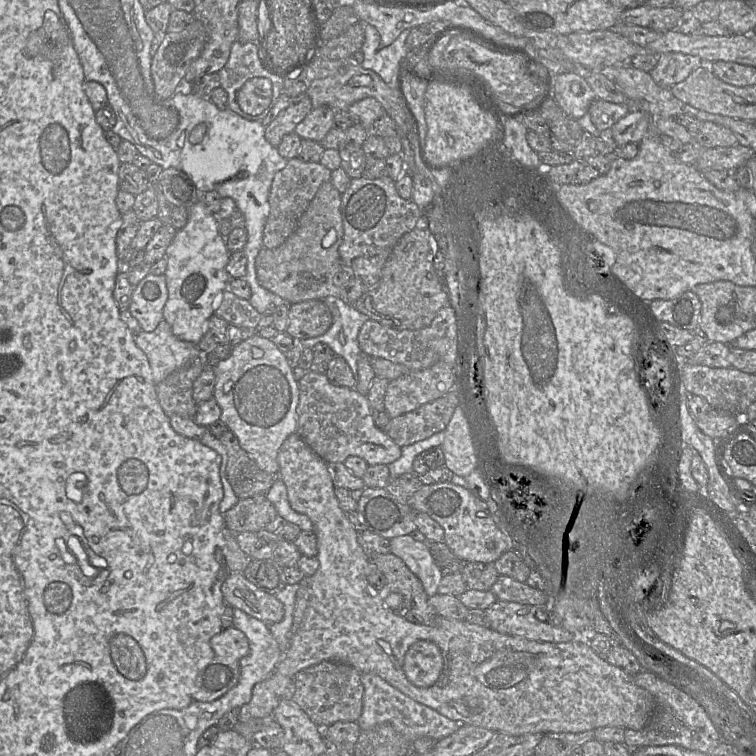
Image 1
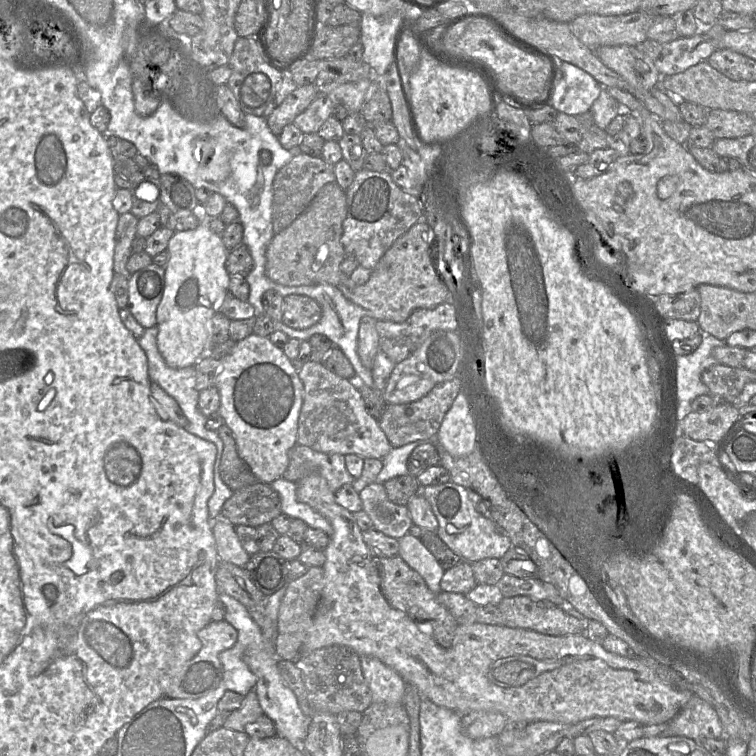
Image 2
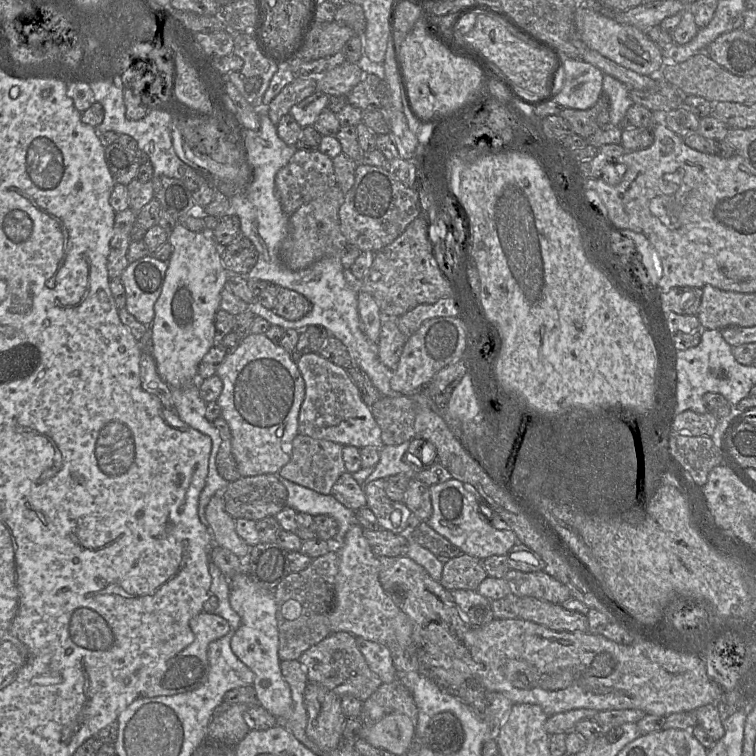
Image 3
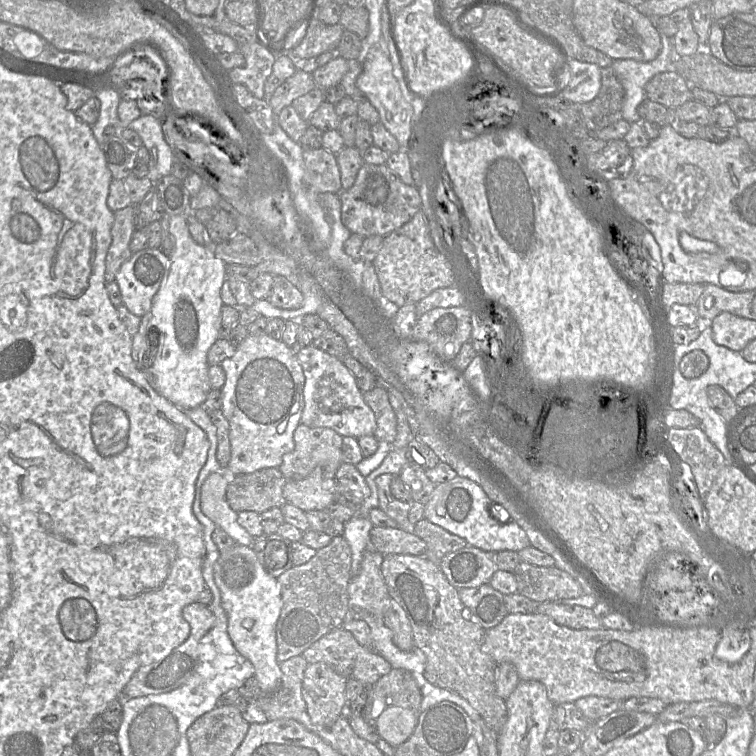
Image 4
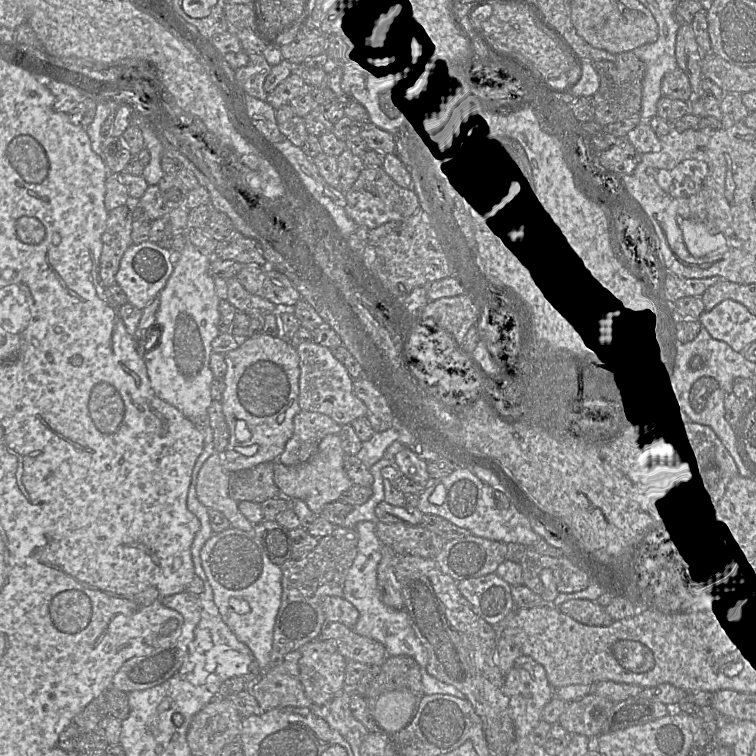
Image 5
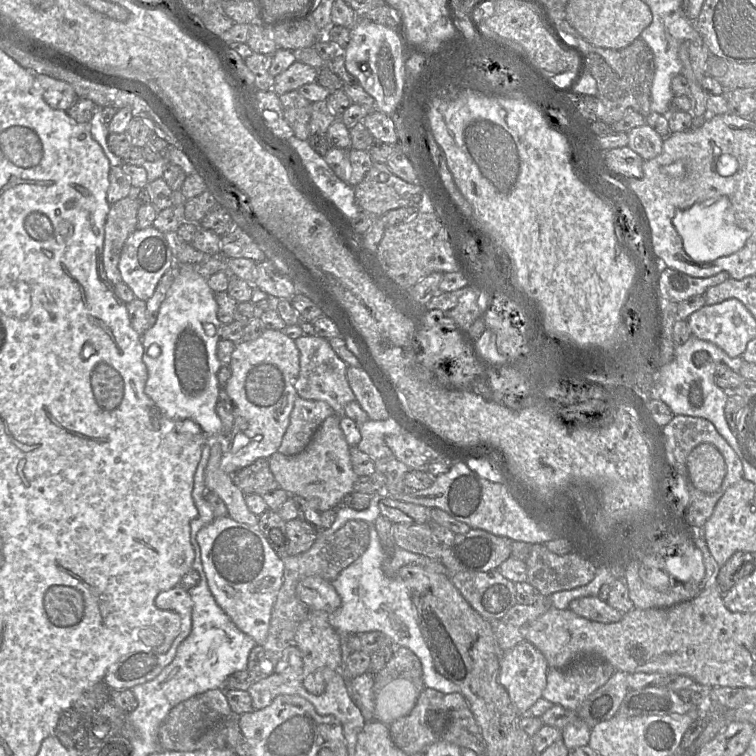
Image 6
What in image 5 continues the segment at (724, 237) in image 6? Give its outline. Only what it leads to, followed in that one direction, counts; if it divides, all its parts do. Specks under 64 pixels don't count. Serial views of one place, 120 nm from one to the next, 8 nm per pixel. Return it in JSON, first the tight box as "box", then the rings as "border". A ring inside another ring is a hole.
{"box":[677,216,729,257],"border":[[[677,216],[677,223],[682,232],[683,242],[688,252],[694,257],[703,257],[709,253],[721,253],[729,249],[729,243],[720,233],[710,233],[704,223]]]}

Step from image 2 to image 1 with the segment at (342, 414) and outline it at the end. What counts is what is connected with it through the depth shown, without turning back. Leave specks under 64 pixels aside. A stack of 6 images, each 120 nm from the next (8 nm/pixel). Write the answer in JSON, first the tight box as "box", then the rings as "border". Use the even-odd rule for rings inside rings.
{"box":[297,370,401,465],"border":[[[312,370],[307,371],[298,381],[298,388],[297,433],[326,463],[344,463],[349,456],[358,456],[368,465],[389,465],[400,458],[401,447],[375,425],[366,395],[360,394],[355,388],[335,386],[329,382],[325,373]]]}

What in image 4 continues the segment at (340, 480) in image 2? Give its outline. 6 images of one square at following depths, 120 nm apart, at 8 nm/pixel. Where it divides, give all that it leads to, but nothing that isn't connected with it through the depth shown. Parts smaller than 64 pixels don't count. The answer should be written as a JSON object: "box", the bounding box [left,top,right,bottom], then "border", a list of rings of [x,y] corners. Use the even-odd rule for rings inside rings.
{"box":[278,423,343,480],"border":[[[300,423],[294,431],[294,449],[283,456],[278,469],[286,480],[302,480],[317,466],[321,466],[325,470],[326,478],[335,478],[343,463],[342,439],[343,436],[330,428],[314,428]]]}

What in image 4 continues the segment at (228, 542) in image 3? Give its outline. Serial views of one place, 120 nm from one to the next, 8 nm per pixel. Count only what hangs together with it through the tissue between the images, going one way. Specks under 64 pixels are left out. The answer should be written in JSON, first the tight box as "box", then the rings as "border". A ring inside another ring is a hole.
{"box":[201,473,254,547],"border":[[[210,473],[201,486],[201,511],[222,528],[237,544],[252,547],[254,537],[238,522],[238,515],[226,499],[229,474]]]}

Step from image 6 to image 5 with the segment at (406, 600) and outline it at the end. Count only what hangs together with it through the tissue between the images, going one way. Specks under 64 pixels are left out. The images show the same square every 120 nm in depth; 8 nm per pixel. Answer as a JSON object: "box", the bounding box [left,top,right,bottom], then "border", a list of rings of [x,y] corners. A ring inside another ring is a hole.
{"box":[343,521,466,699],"border":[[[369,521],[359,522],[355,526],[359,535],[358,552],[346,576],[343,588],[343,597],[359,612],[359,618],[352,630],[361,636],[380,642],[386,648],[388,656],[407,655],[414,658],[421,668],[424,694],[445,694],[466,699],[465,695],[456,687],[429,675],[426,670],[428,651],[416,637],[407,612],[404,609],[392,609],[382,602],[378,588],[377,569],[382,559],[383,545],[375,533],[375,527],[376,524]]]}

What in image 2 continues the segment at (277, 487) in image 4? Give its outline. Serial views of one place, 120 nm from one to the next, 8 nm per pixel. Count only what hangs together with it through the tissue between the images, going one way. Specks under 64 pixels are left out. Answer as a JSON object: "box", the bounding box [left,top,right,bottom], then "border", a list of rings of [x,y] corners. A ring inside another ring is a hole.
{"box":[221,481,282,527],"border":[[[257,481],[233,492],[225,501],[221,516],[234,526],[258,527],[282,513],[281,499],[271,484]]]}

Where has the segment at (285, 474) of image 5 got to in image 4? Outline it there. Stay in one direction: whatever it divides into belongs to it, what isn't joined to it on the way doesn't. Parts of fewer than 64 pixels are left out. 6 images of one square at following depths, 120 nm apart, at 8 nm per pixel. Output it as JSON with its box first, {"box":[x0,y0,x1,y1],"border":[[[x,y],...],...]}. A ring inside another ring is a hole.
{"box":[283,466,338,512],"border":[[[317,466],[302,480],[286,480],[283,495],[287,503],[304,512],[326,509],[338,498],[336,475],[326,478],[325,470]]]}

